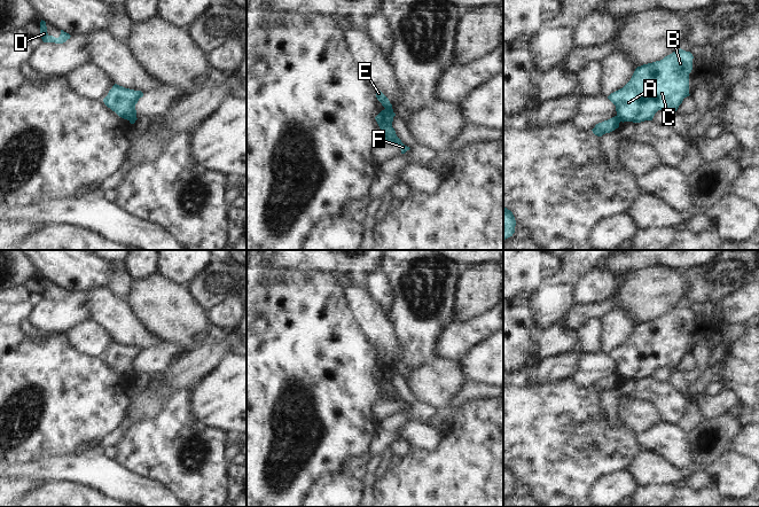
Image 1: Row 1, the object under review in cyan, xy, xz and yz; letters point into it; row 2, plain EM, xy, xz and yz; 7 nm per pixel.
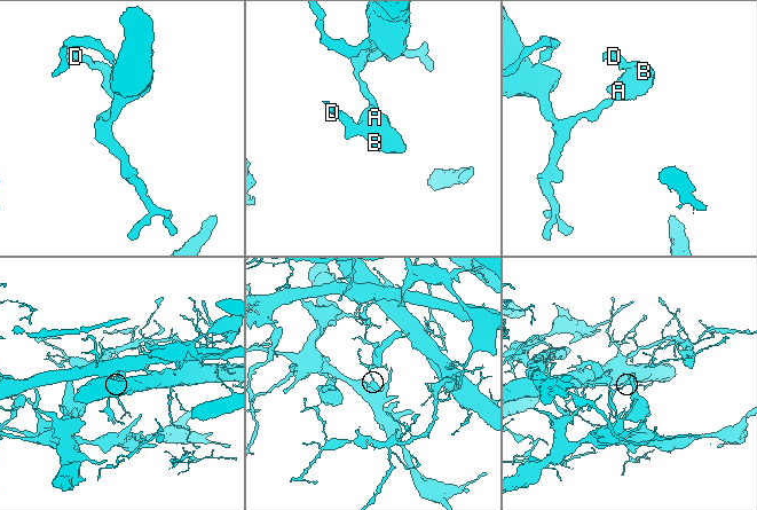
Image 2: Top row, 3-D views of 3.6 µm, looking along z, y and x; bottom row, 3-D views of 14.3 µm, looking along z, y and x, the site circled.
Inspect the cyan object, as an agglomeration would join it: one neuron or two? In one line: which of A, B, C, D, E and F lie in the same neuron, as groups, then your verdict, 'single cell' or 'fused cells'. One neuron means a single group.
A B C D F / E | fused cells

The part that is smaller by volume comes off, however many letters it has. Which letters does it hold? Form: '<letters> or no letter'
A, B, C, D, F

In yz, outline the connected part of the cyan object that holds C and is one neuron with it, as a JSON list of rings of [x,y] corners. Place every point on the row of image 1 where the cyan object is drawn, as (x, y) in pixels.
[[[676,49],[660,61],[637,67],[631,80],[620,89],[611,93],[608,99],[616,106],[620,122],[641,123],[652,120],[658,110],[674,112],[689,96],[689,73],[693,70],[693,54]]]

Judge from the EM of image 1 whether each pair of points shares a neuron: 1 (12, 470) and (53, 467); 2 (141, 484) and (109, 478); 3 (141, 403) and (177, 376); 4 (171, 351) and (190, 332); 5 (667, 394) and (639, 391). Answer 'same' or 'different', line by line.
1: same
2: same
3: same
4: different
5: same

